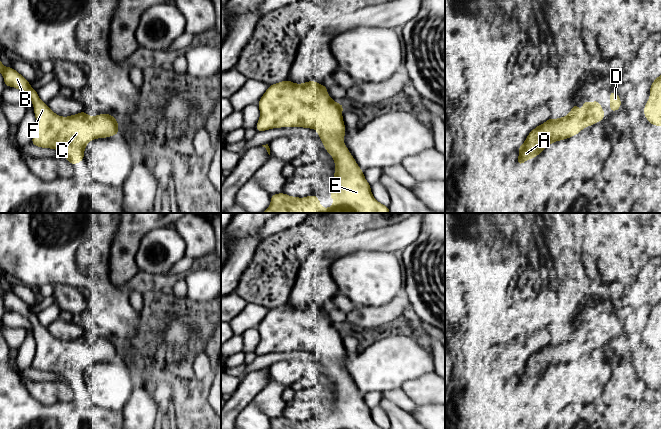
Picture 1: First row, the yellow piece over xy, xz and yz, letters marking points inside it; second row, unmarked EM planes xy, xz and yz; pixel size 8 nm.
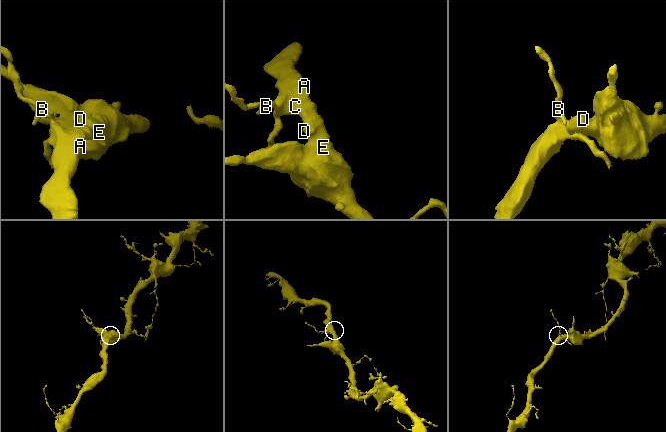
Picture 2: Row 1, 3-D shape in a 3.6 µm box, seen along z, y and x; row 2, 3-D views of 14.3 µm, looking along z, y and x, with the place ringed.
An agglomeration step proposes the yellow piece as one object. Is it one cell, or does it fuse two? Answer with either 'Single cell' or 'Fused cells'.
Single cell

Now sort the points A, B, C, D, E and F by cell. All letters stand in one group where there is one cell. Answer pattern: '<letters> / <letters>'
A B C D E F

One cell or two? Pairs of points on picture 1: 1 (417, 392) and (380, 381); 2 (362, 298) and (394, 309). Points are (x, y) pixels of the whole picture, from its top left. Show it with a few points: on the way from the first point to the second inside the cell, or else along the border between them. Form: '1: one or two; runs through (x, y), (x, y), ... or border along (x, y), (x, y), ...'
1: two; border along (422, 376), (416, 379), (407, 379), (400, 387)
2: two; border along (401, 291), (380, 307)

